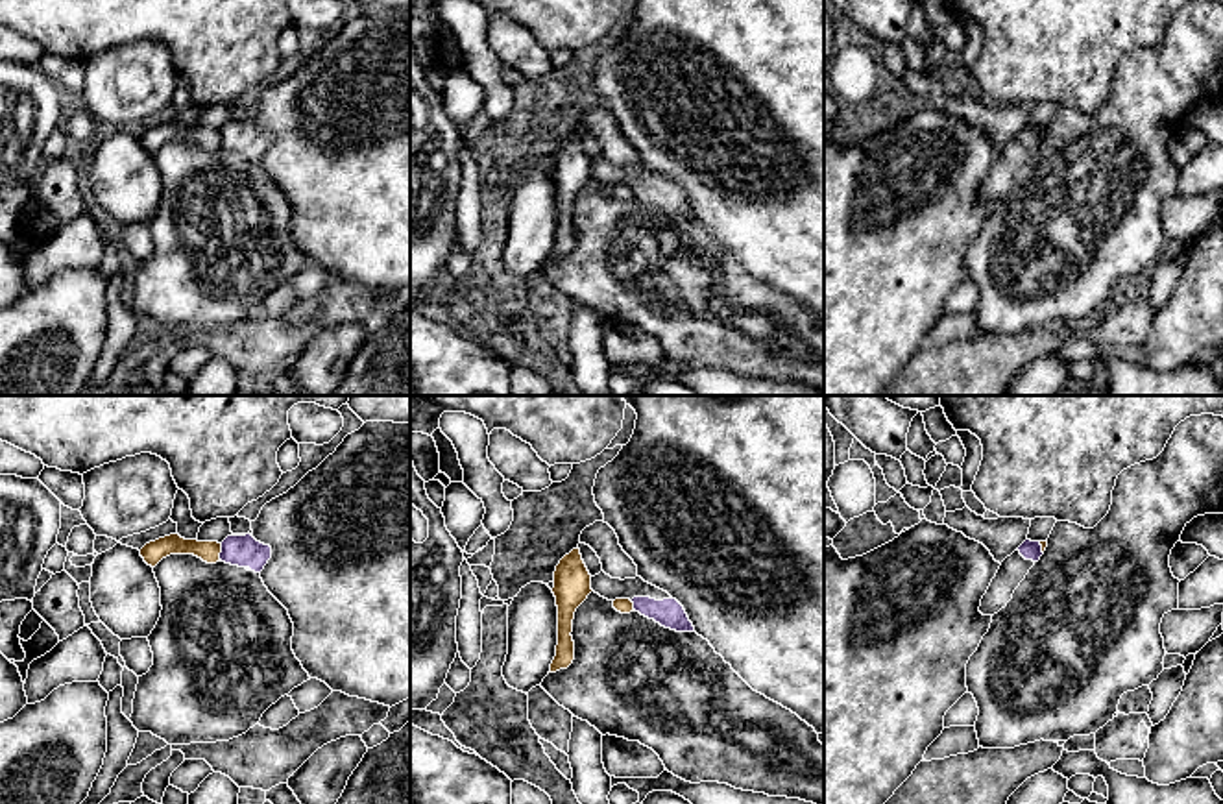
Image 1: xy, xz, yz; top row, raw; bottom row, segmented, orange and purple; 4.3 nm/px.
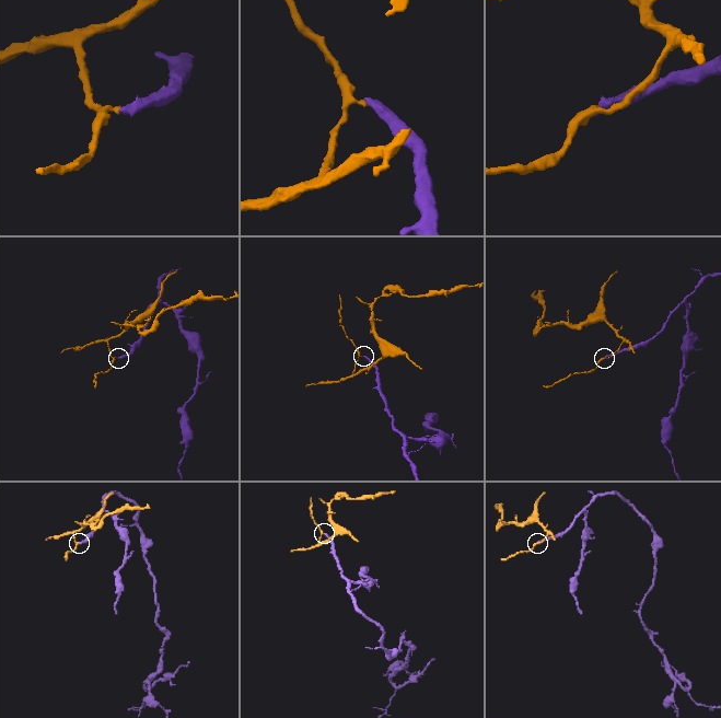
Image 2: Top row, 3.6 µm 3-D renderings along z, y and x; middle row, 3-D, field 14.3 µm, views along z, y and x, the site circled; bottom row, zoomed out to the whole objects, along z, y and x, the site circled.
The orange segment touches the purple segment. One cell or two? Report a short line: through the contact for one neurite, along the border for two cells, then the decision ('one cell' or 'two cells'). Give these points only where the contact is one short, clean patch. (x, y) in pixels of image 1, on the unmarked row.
line xy (222, 130), (218, 145); two cells

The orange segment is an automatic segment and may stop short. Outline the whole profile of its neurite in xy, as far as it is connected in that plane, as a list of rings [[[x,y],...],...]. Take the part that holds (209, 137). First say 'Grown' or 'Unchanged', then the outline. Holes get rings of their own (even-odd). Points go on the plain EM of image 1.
Unchanged. [[[170,120],[155,128],[146,129],[140,135],[140,142],[151,153],[170,140],[194,140],[207,150],[220,148],[222,129],[185,126],[179,120]]]

